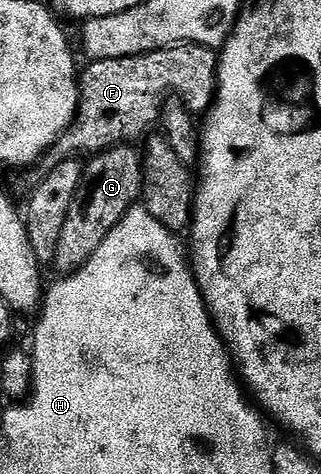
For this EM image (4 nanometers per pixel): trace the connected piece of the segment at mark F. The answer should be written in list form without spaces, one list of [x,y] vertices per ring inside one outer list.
[[[166,46],[164,50],[151,50],[148,54],[91,60],[86,64],[79,74],[79,107],[75,118],[43,155],[44,167],[53,167],[83,154],[94,156],[110,146],[135,140],[131,138],[142,139],[150,126],[160,125],[163,106],[172,96],[182,98],[190,114],[206,115],[219,84],[219,54],[210,46]]]

